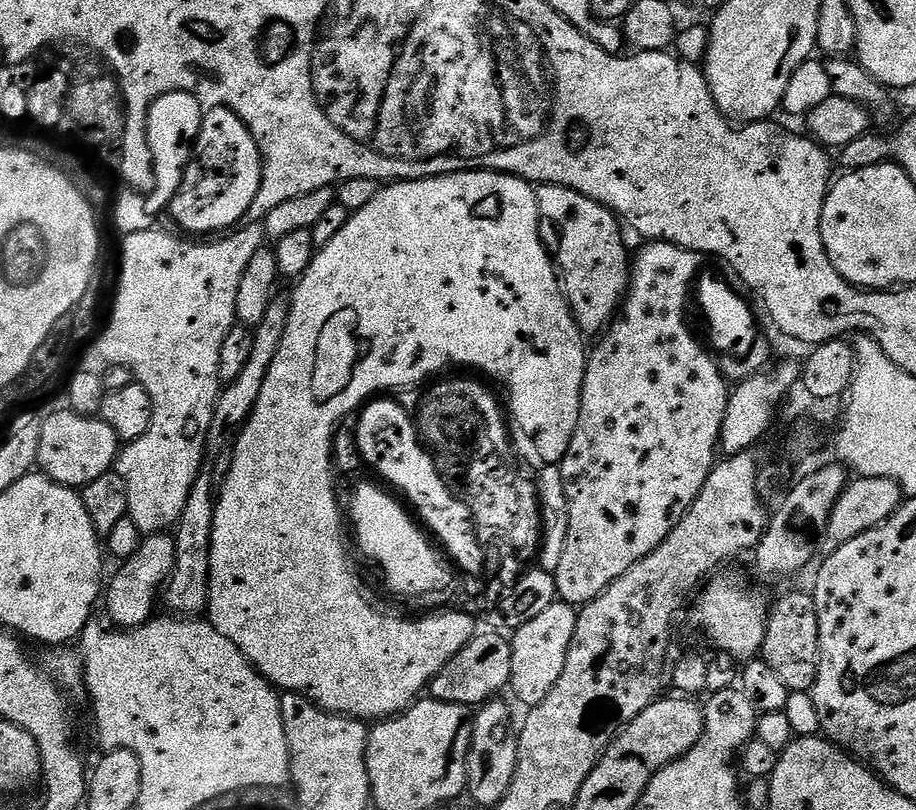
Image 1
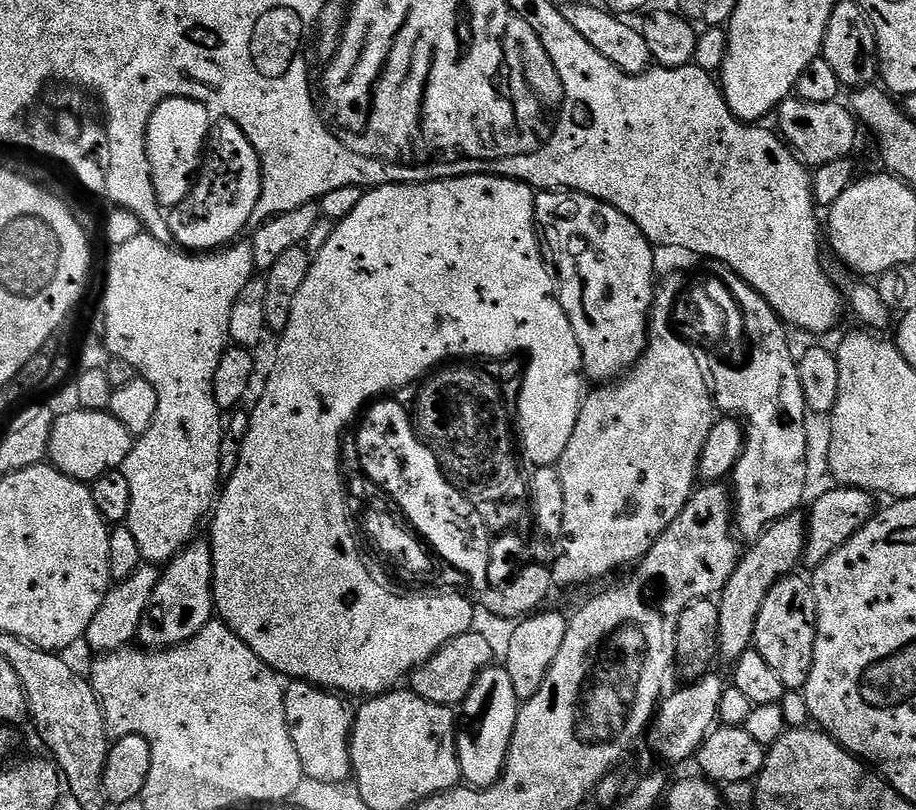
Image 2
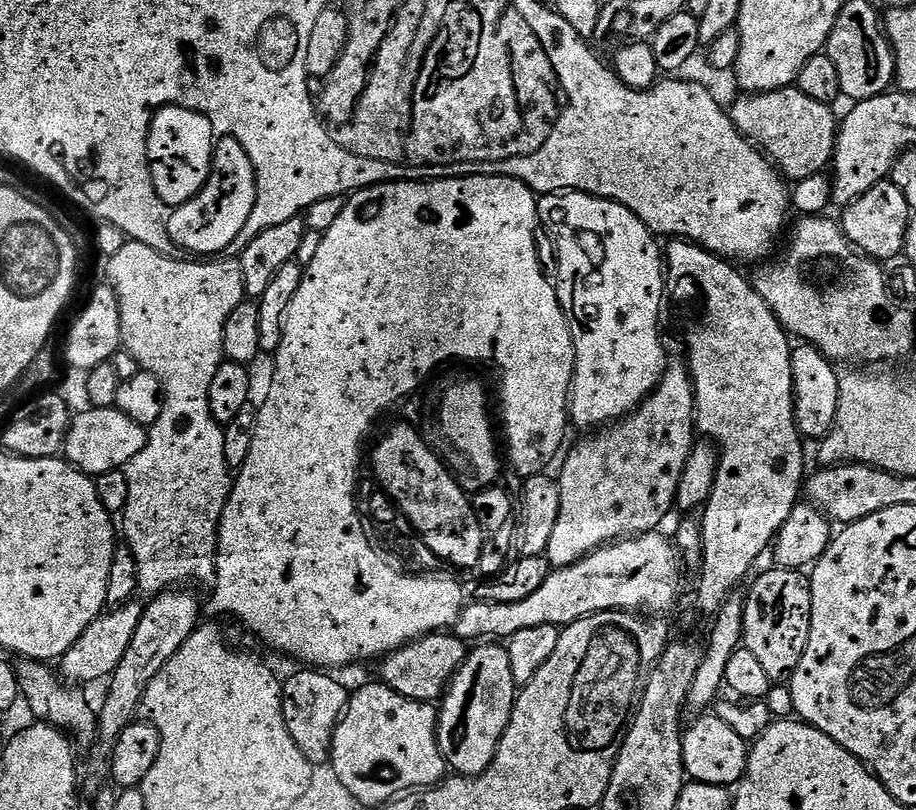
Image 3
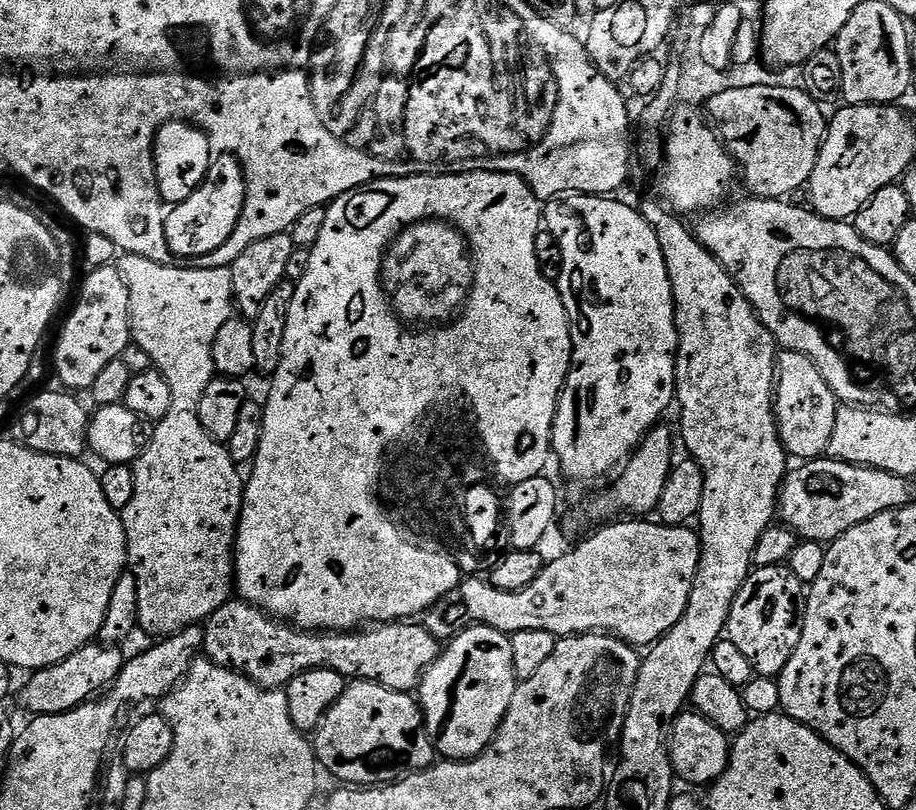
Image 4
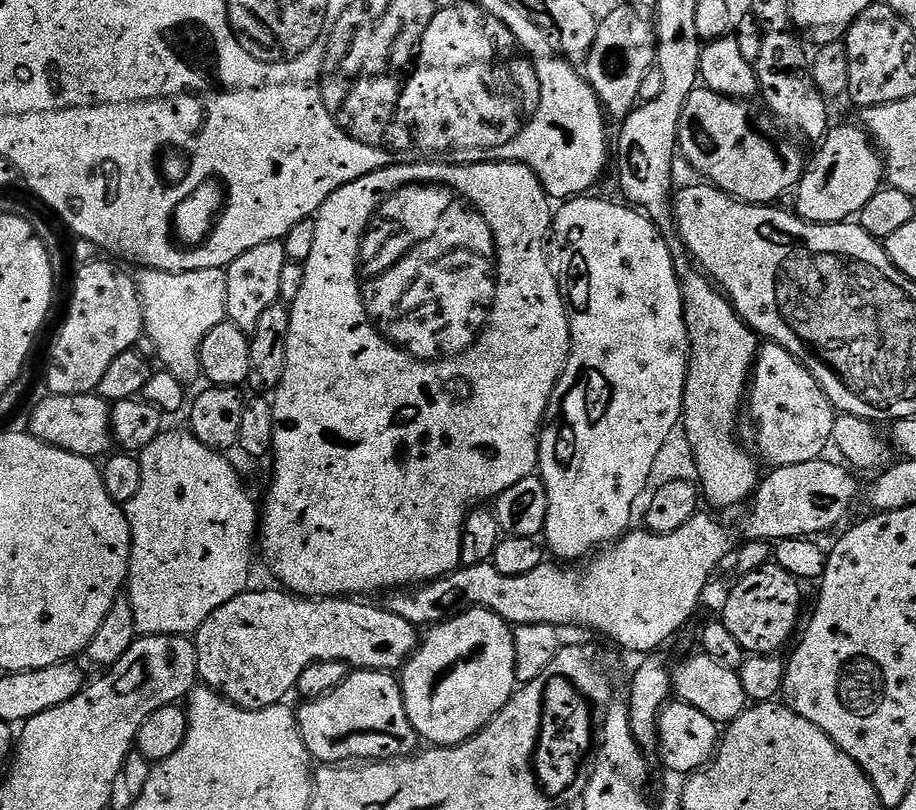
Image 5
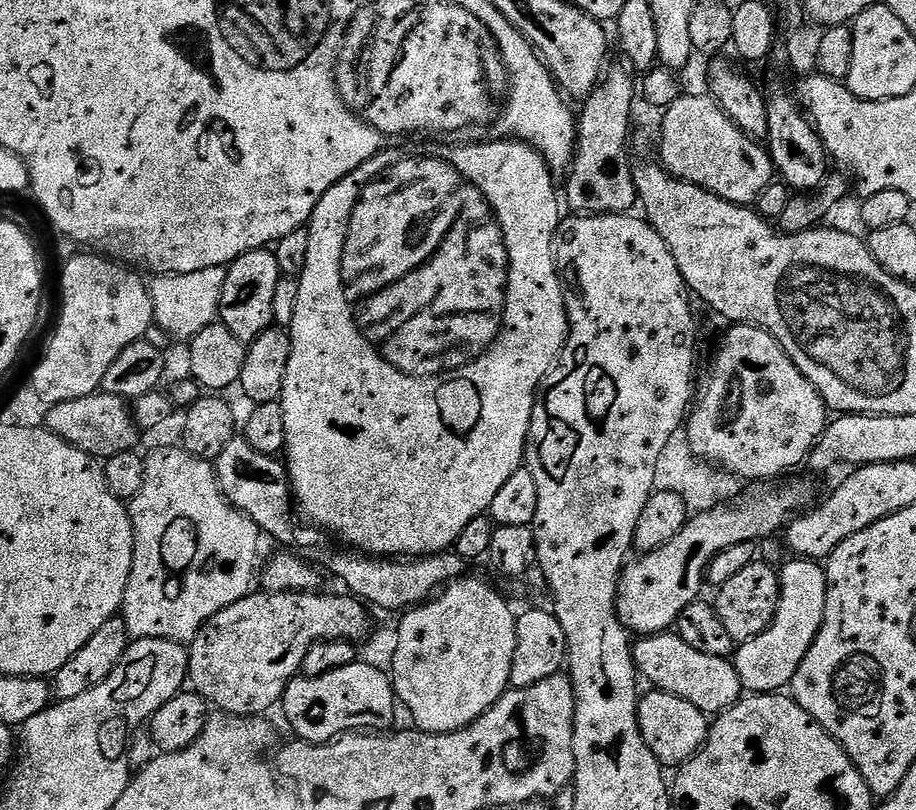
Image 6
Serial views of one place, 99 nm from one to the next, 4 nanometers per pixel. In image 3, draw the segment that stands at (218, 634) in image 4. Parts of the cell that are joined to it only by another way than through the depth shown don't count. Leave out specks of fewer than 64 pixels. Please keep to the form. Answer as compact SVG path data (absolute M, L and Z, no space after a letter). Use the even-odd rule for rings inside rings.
M433 634L422 636L419 640L396 652L390 652L379 661L379 679L388 688L393 688L398 694L402 694L411 700L436 702L443 697L452 676L464 665L470 651L465 641L459 640L455 634Z

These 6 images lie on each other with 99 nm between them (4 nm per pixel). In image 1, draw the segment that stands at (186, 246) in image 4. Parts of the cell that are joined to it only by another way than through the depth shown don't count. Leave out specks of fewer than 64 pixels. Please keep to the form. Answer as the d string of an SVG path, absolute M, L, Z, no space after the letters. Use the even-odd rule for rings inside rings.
M214 107L203 113L199 134L183 182L176 192L168 214L186 232L206 234L231 229L248 213L261 184L263 160L253 136L233 111Z

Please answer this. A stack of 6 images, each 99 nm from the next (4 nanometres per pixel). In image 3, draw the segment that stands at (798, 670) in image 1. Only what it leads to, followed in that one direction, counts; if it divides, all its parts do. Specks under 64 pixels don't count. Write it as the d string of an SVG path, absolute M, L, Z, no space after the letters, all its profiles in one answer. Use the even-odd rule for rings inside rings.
M775 566L769 567L769 572L764 572L756 581L751 581L752 589L746 592L746 599L744 601L744 639L742 641L743 647L750 650L750 654L758 657L758 663L766 670L766 674L773 682L783 681L785 678L791 677L792 672L798 666L798 662L802 658L802 654L806 650L806 642L810 638L810 622L812 621L812 586L807 575L801 574L799 571L790 568L778 568Z

